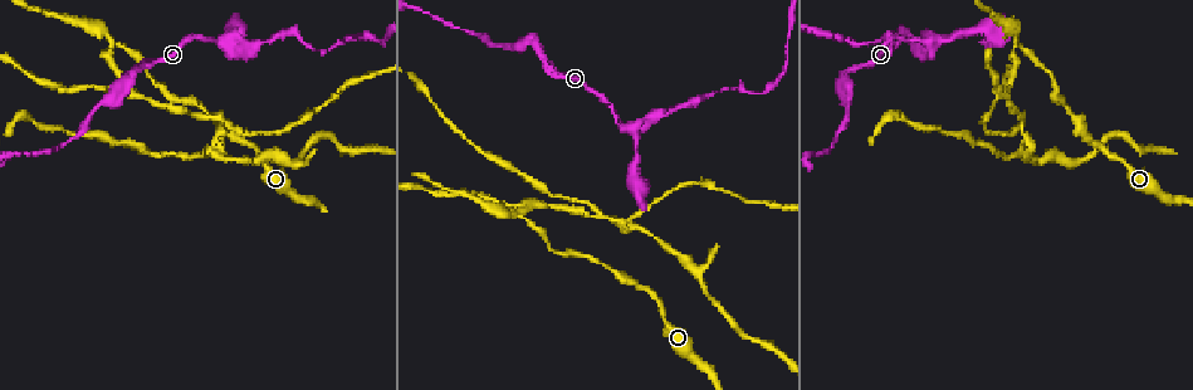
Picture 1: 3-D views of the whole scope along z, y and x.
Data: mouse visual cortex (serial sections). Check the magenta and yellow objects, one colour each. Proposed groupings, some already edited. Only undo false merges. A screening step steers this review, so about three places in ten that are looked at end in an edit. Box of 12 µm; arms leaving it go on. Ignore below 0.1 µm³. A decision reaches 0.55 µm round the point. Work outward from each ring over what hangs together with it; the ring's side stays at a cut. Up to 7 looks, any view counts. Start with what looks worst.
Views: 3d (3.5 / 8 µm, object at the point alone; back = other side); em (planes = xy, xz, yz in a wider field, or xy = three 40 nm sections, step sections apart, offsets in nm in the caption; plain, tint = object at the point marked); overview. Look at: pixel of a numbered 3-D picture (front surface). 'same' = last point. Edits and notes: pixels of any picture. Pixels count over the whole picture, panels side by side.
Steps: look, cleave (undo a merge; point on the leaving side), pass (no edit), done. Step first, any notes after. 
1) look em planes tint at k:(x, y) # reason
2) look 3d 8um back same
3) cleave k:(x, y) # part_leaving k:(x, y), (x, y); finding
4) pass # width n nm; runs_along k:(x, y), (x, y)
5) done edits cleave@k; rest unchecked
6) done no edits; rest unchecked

look 3d 3.5um at 1:(129, 80) # abrupt turn

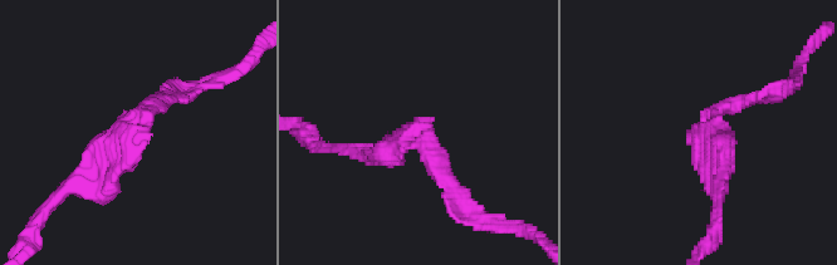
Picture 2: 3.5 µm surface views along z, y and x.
look em planes tint at 2:(703, 127) # now the EM

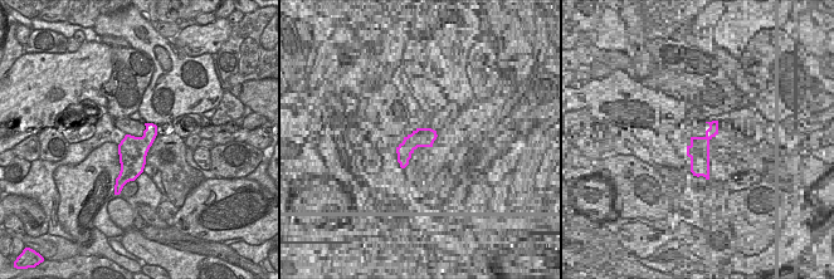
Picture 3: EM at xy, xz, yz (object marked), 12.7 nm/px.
pass # runs_along 2:(177, 97), (81, 177); one cell here

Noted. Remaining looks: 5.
look 3d 3.5um at 1:(931, 47) # abrupt turn

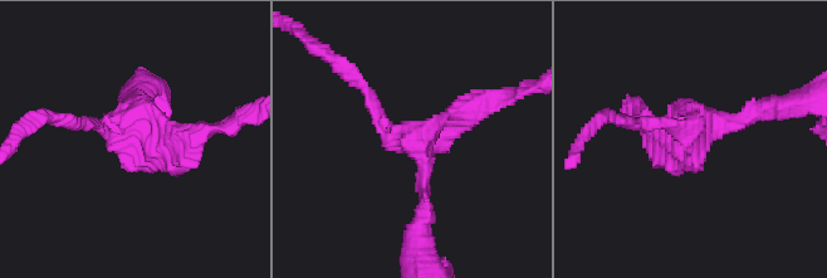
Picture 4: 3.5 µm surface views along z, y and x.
look em xy step 1 tint at 4:(414, 140) # shape alone is not enough

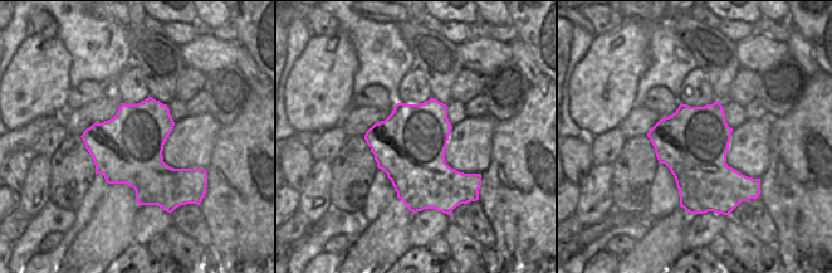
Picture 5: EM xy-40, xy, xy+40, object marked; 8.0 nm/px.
look em xy step 3 tint same # cut it another way

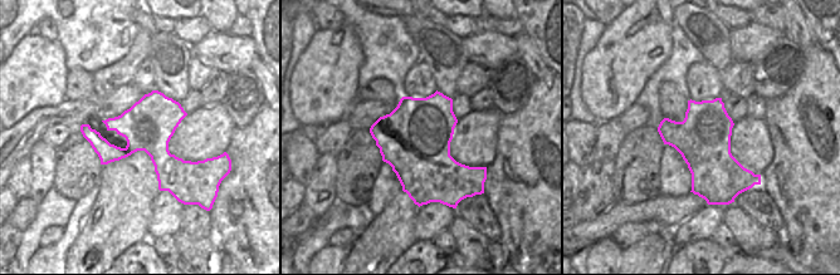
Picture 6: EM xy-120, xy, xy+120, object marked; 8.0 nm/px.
pass # all the same cell

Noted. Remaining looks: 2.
look 3d 3.5um at 1:(758, 92) # narrows sharply

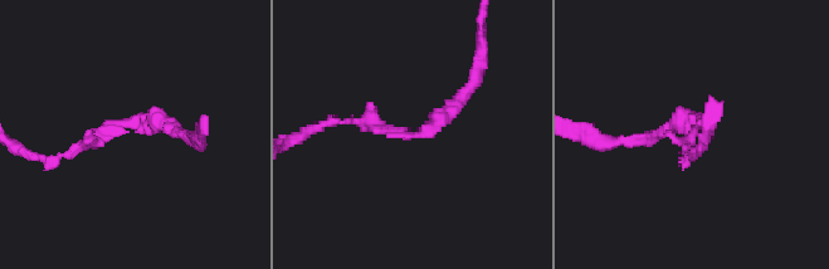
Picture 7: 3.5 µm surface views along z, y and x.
pass # arm_widths 100, 150 nm; runs_along 7:(342, 123), (423, 132), (473, 84); continuous, no second cell

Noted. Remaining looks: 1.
done no edits; rest unchecked

